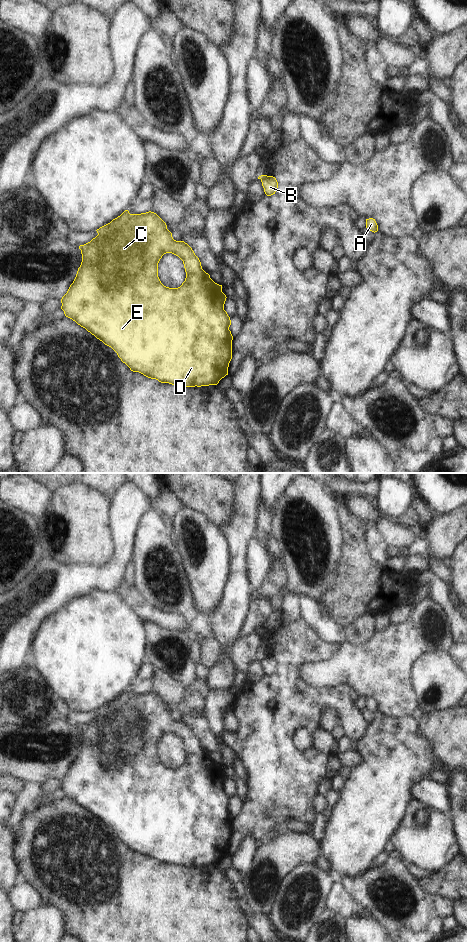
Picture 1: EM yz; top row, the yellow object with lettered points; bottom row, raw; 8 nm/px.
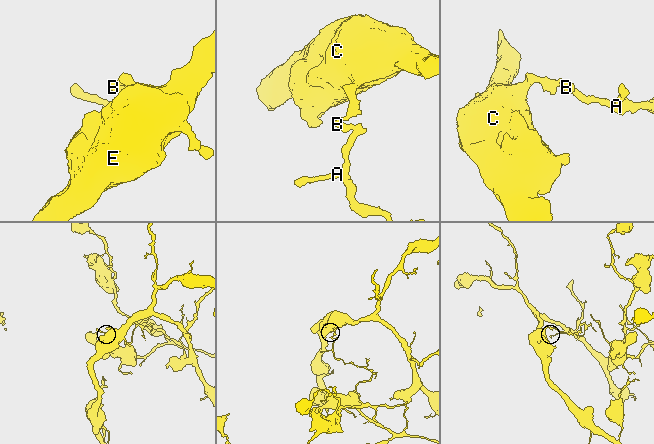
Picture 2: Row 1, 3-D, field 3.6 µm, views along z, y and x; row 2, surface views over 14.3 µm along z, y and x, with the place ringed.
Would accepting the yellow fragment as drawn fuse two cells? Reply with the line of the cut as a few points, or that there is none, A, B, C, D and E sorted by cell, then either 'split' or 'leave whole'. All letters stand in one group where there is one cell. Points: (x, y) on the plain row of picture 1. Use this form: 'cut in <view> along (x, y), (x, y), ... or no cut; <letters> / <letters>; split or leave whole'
cut in yz along (263, 655), (261, 659); A B / C D E; split

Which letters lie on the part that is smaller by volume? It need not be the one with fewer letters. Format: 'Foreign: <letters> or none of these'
Foreign: A, B

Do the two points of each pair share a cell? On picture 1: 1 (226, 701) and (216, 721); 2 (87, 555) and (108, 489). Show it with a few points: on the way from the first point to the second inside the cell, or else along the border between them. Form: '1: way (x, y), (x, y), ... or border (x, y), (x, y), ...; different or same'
1: way (221, 706), (216, 711), (216, 716); same
2: border (86, 484), (98, 490), (110, 501); different

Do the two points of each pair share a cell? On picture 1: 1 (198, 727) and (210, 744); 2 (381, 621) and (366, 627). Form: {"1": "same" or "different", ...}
{"1": "same", "2": "different"}

